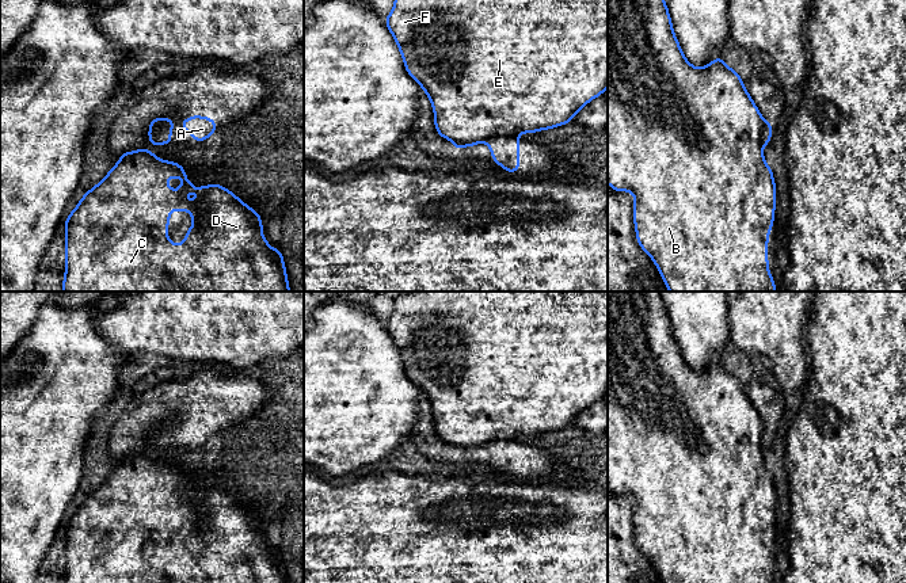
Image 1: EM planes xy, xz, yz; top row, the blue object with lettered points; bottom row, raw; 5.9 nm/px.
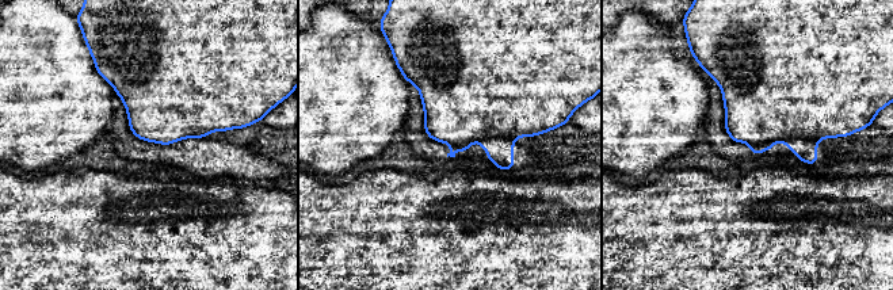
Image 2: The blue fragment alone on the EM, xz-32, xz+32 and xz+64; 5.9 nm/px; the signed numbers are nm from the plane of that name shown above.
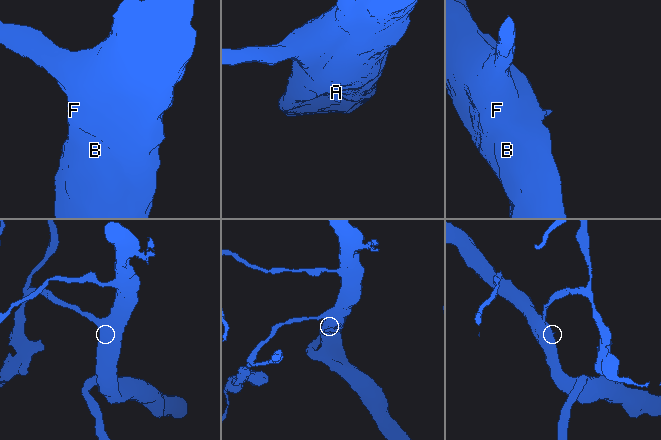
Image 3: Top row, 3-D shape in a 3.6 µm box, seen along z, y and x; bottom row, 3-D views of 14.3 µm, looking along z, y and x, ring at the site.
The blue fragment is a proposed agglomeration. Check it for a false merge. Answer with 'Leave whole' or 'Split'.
Split

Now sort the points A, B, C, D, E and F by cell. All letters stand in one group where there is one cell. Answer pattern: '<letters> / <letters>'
A / B C D E F

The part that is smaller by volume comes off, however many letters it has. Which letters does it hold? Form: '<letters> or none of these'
A

